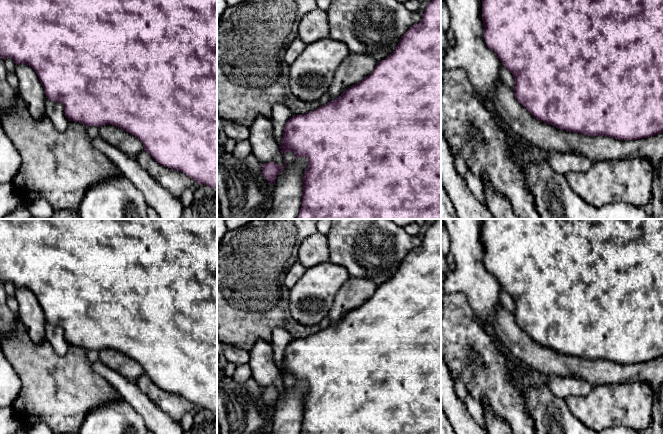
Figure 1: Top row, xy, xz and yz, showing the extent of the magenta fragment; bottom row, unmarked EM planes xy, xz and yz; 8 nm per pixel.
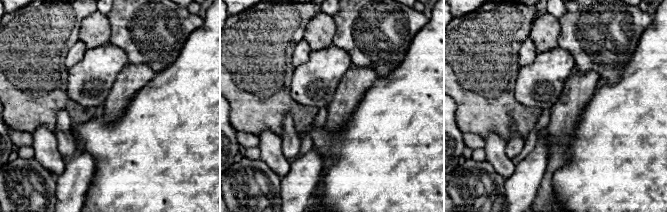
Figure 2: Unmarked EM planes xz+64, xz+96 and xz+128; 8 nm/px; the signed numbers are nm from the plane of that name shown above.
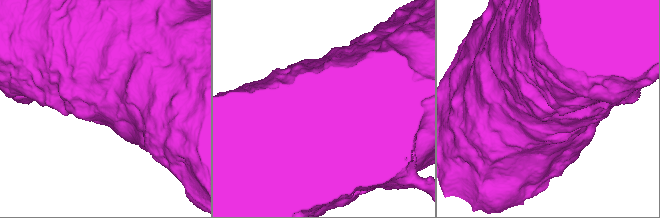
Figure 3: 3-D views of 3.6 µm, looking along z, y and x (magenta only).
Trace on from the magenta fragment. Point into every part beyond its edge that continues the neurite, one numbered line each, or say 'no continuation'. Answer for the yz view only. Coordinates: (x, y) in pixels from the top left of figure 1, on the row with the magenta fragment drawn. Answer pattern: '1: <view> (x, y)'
no continuation

